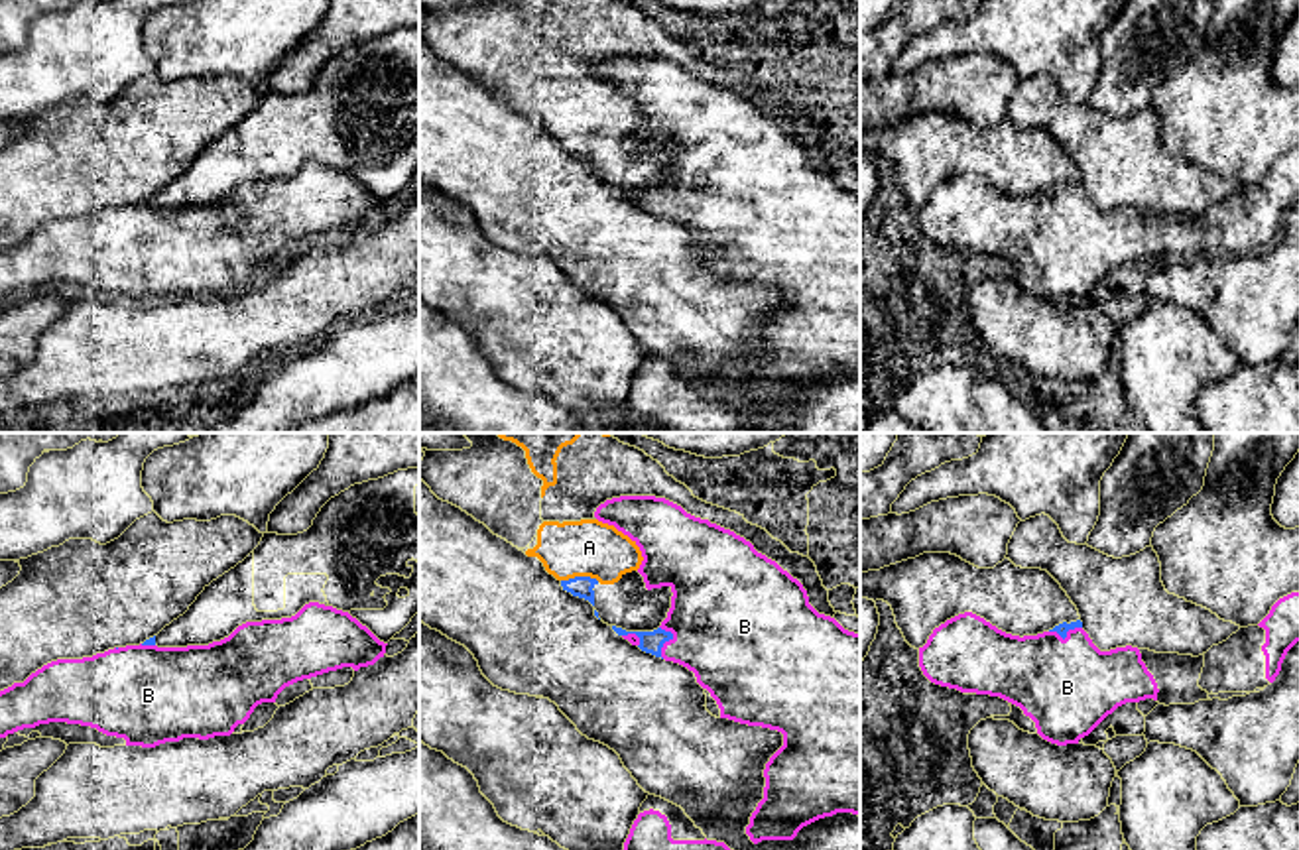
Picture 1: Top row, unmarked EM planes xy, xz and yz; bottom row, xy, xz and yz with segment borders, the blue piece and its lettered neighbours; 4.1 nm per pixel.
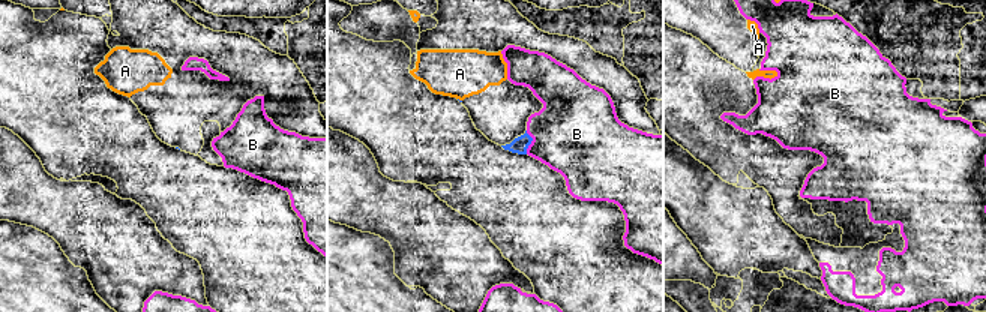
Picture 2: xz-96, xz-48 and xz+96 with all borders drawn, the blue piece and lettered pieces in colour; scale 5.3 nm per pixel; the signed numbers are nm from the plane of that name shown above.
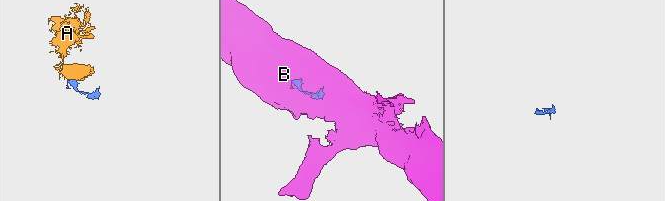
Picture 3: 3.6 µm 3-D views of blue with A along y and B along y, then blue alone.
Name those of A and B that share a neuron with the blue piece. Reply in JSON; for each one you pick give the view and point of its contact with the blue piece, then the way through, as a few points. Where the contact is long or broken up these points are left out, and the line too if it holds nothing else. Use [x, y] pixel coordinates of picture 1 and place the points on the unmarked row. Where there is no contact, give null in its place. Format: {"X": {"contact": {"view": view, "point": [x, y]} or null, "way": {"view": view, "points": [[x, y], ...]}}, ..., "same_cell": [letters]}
{"same_cell": []}

